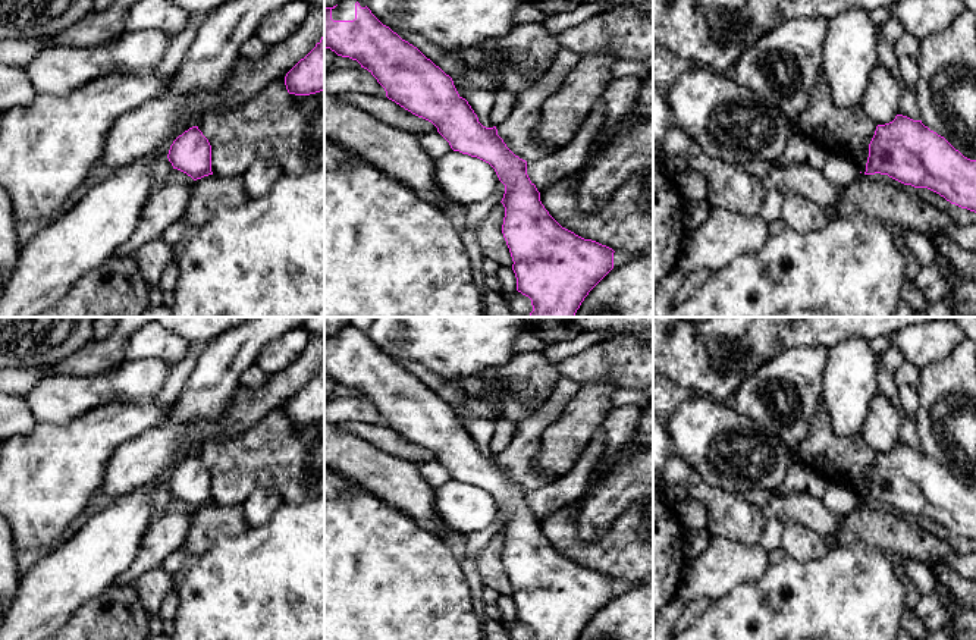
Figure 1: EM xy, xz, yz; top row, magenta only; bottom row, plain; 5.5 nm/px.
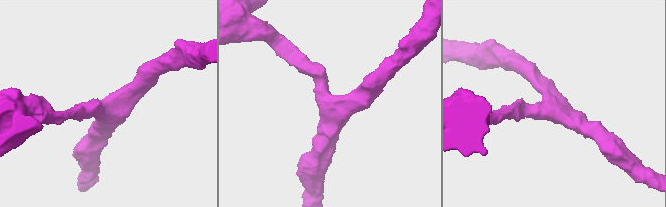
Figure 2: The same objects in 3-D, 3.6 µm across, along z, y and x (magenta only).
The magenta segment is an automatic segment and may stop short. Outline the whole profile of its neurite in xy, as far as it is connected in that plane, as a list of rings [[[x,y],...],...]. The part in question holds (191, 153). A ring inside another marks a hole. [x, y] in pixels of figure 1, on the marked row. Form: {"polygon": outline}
{"polygon": [[[192,126],[179,135],[170,145],[169,161],[194,181],[213,175],[211,145],[198,126]]]}

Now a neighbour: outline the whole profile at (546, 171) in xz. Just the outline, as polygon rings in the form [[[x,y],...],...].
[[[599,98],[584,122],[578,128],[575,137],[561,150],[553,154],[527,161],[527,175],[537,191],[542,192],[546,186],[574,175],[590,159],[591,142],[603,125],[606,117],[606,106]]]

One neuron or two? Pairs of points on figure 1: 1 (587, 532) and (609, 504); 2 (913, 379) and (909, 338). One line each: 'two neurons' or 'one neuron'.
1: one neuron
2: two neurons

